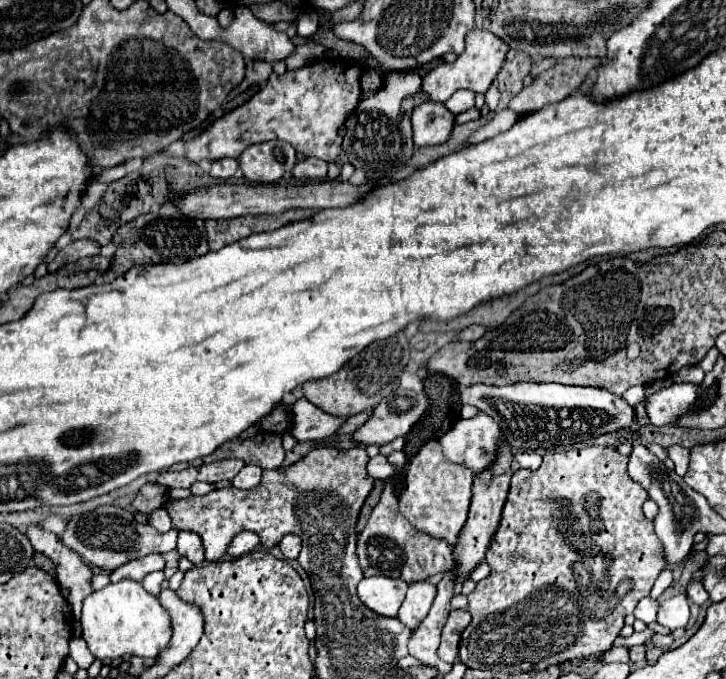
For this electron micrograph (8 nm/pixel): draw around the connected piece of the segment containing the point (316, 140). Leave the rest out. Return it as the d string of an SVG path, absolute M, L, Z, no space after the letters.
M320 60L304 66L304 70L288 70L282 76L272 74L254 98L214 120L202 134L186 142L186 158L192 162L200 162L204 158L238 158L250 144L284 140L304 156L336 162L342 156L342 136L338 136L338 132L362 96L362 72L362 66L356 62Z

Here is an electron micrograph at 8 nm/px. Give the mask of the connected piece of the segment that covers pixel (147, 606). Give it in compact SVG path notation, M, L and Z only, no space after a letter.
M110 582L102 590L84 598L82 638L86 640L90 652L100 660L114 660L126 654L154 658L170 640L170 620L158 598L148 594L140 582Z

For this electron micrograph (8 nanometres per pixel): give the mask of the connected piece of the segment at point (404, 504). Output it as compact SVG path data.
M430 440L422 446L422 450L412 458L412 462L406 468L406 476L404 476L404 490L400 494L400 512L402 516L406 516L418 530L426 530L426 534L434 536L434 538L444 538L450 546L456 544L458 532L464 526L466 518L468 518L468 506L470 506L470 498L472 498L472 474L468 468L464 466L456 466L452 462L446 462L446 458L442 456L440 444L436 440Z

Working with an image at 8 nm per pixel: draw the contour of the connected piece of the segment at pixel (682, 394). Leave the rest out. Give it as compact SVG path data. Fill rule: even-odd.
M672 384L646 398L646 414L650 424L664 426L674 422L680 414L688 412L698 396L698 386L694 384Z

